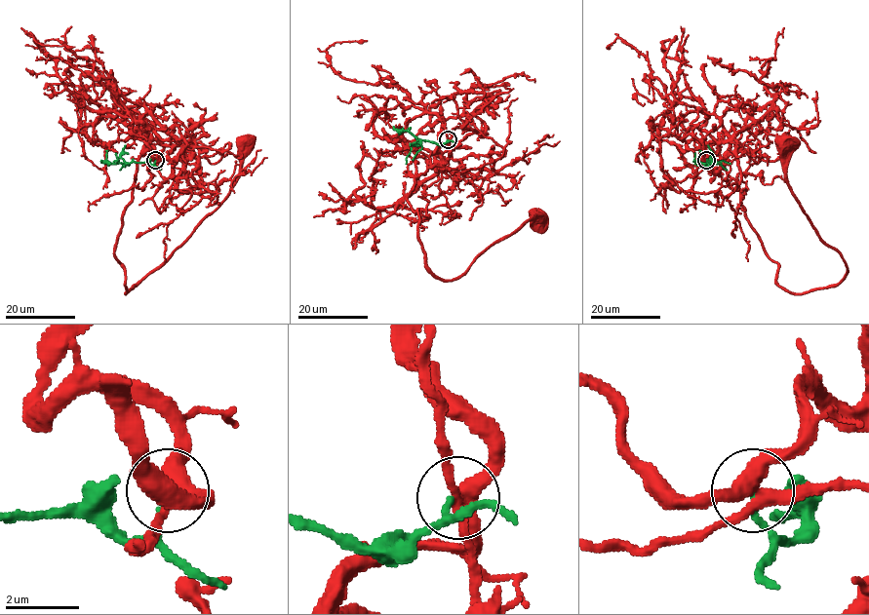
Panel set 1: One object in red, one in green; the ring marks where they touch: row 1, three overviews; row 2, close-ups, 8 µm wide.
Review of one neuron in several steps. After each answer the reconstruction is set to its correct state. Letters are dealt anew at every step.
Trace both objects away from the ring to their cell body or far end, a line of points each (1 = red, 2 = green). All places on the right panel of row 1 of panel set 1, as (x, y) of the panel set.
1: (706, 160), (713, 150), (736, 181), (776, 283), (793, 292), (834, 287), (846, 264), (792, 193), (784, 144)
2: (706, 160), (709, 165), (711, 163), (697, 164), (699, 149)

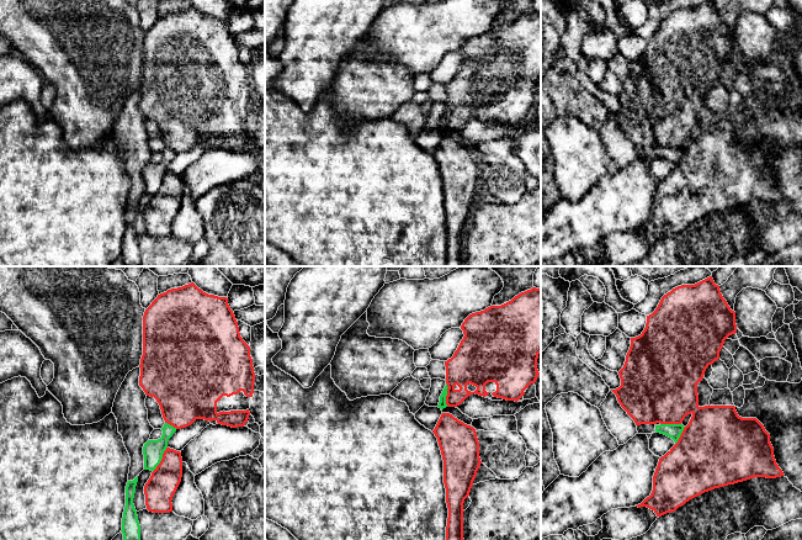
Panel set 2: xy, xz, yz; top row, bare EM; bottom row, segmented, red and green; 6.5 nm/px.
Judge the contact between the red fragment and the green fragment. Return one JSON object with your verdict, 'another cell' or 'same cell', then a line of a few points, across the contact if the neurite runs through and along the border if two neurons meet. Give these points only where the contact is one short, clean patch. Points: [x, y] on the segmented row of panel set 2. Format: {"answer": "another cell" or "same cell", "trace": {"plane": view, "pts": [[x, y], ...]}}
{"answer": "another cell", "trace": {"plane": "xy", "pts": [[166, 446], [160, 462], [153, 471]]}}

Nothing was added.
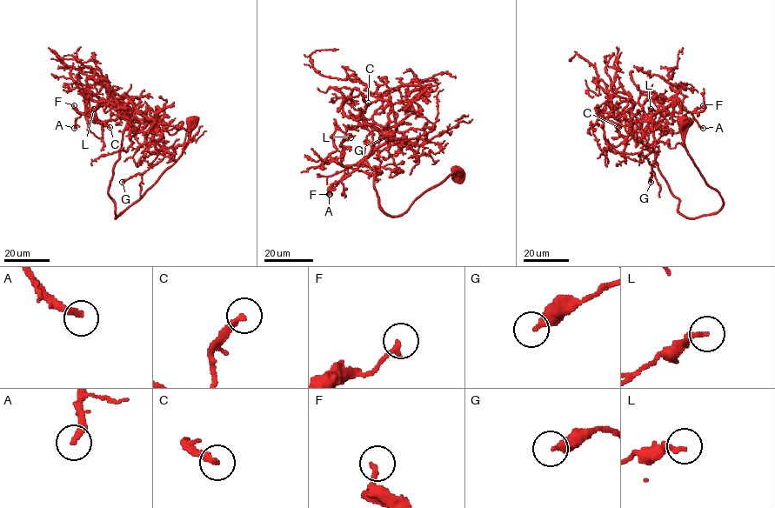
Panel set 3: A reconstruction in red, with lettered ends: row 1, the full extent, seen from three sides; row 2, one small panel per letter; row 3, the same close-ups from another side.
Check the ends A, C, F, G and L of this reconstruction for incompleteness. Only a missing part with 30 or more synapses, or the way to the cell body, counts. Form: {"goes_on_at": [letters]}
{"goes_on_at": ["A", "C"]}

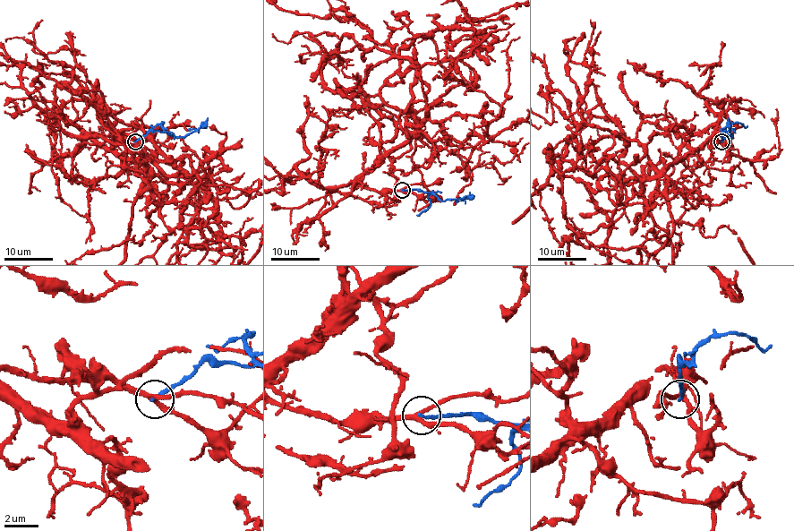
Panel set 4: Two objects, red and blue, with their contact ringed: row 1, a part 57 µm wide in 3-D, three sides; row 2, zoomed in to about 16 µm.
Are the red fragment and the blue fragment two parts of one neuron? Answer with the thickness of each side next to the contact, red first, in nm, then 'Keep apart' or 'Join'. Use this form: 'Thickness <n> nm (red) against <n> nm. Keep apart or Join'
Thickness 240 nm (red) against 220 nm. Keep apart

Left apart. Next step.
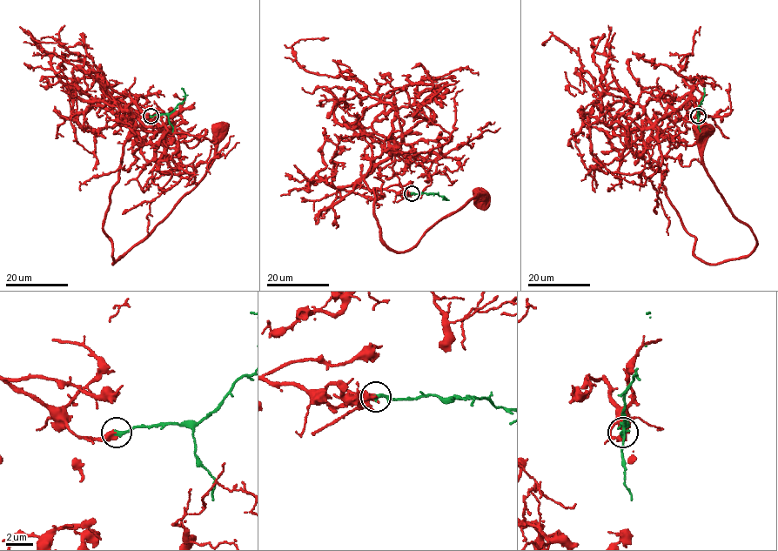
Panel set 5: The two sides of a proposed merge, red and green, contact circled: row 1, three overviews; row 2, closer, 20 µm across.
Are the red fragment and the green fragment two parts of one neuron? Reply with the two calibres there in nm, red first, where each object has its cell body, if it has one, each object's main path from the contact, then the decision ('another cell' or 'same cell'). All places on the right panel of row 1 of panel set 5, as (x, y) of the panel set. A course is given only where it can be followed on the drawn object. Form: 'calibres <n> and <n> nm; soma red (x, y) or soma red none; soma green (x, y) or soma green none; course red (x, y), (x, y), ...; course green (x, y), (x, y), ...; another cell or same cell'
calibres 460 and 320 nm; soma red (700, 131); soma green none; course red (698, 116), (688, 100), (643, 141), (694, 254), (708, 263), (745, 258), (755, 238), (707, 174), (700, 131); course green (698, 116), (704, 88); same cell

